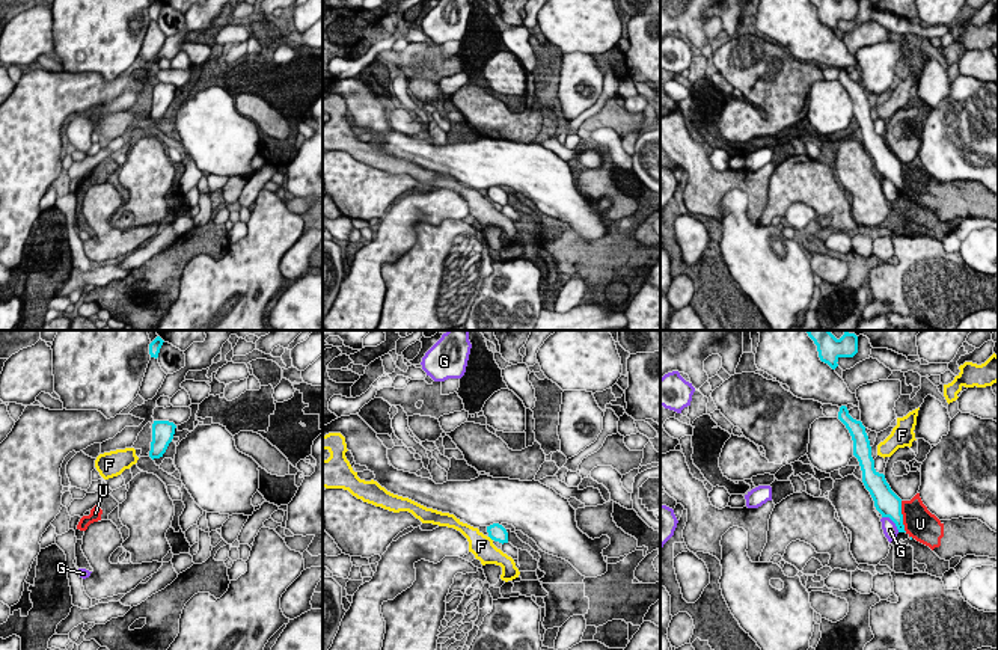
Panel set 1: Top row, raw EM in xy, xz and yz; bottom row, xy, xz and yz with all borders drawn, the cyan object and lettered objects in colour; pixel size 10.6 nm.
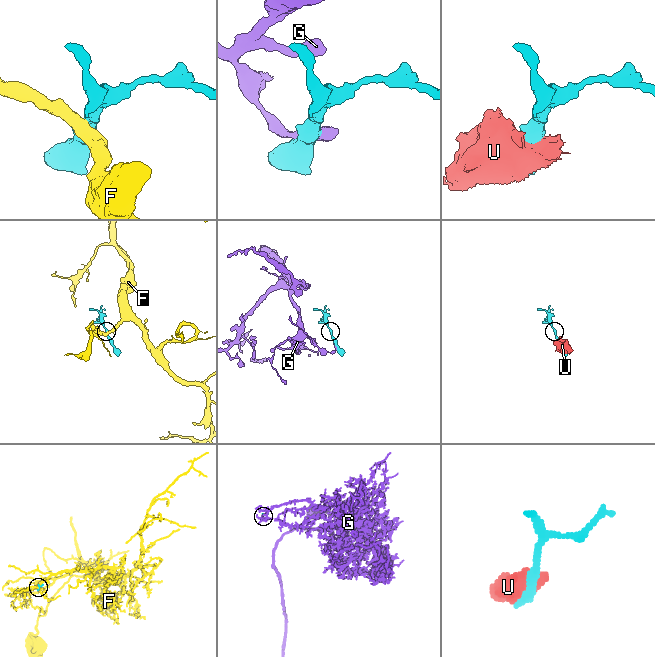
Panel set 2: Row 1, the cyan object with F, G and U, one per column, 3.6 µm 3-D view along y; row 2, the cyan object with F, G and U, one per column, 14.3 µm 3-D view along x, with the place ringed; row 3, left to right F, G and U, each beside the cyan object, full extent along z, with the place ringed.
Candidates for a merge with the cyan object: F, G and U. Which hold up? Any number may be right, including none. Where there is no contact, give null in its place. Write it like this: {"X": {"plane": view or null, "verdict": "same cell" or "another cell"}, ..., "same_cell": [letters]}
{"F": {"plane": "xz", "verdict": "another cell"}, "G": {"plane": "yz", "verdict": "another cell"}, "U": {"plane": "yz", "verdict": "another cell"}, "same_cell": []}

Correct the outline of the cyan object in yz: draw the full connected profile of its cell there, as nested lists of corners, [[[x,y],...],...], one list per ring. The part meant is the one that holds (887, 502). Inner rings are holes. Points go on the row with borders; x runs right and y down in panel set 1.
[[[846,406],[840,407],[838,419],[846,425],[852,436],[853,455],[859,461],[862,483],[870,492],[876,510],[882,514],[882,517],[889,517],[895,523],[899,532],[906,532],[902,514],[902,499],[891,490],[885,475],[874,469],[874,460],[871,457],[871,446],[865,427],[861,421],[856,421],[849,415]]]

